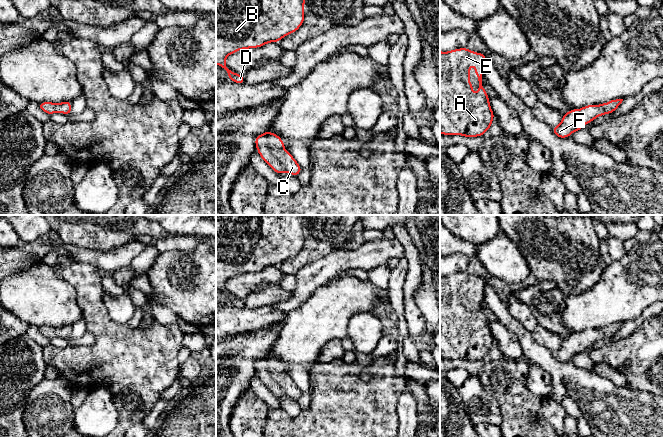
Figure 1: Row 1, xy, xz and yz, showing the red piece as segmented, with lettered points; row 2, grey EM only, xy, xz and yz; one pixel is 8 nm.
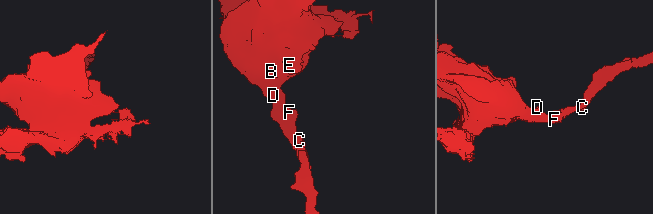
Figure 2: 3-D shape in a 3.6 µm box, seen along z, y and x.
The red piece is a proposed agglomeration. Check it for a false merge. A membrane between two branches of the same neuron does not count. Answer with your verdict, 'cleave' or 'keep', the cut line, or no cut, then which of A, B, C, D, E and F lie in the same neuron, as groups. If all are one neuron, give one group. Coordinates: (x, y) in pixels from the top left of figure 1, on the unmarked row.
keep; cut none; groups A B C D E F

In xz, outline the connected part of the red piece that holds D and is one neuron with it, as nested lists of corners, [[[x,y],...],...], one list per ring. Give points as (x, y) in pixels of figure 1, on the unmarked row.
[[[216,215],[216,288],[229,299],[229,303],[237,308],[245,307],[244,301],[231,295],[225,288],[226,282],[242,273],[259,272],[270,266],[279,266],[285,260],[297,255],[304,246],[304,228],[308,215]]]

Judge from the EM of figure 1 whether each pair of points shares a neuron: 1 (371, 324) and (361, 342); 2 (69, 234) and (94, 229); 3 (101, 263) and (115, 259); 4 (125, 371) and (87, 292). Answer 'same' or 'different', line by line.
1: same
2: same
3: same
4: same

